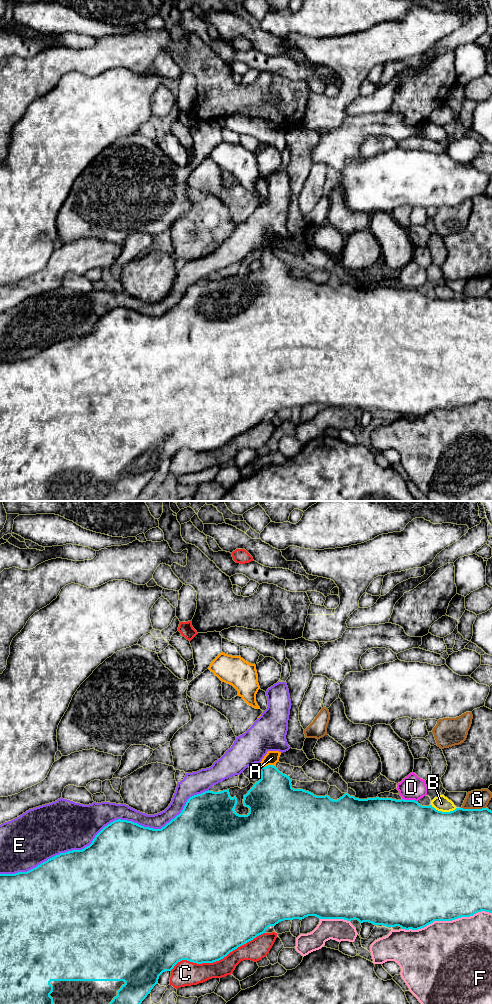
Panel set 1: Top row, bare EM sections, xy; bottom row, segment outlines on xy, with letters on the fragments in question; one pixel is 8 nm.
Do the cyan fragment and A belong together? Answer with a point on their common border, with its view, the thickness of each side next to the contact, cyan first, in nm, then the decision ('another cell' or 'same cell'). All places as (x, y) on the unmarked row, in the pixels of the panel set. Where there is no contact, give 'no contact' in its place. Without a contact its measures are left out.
xy (268, 253) | 320/110 nm | same cell

